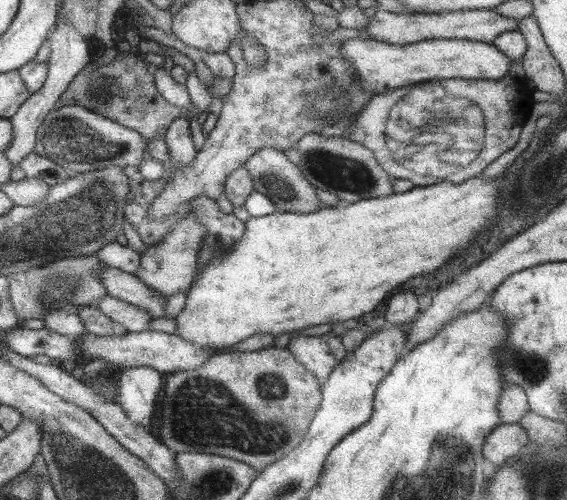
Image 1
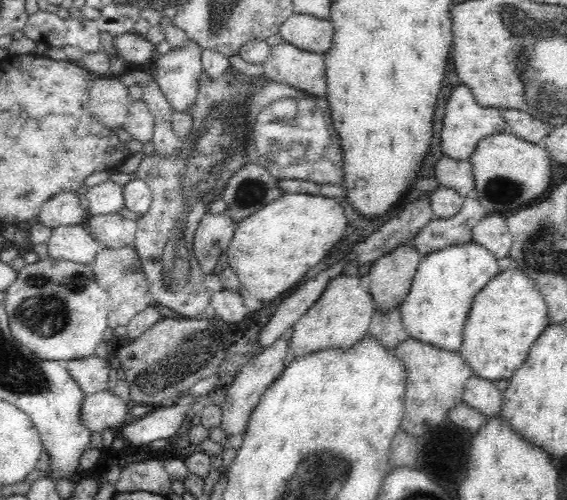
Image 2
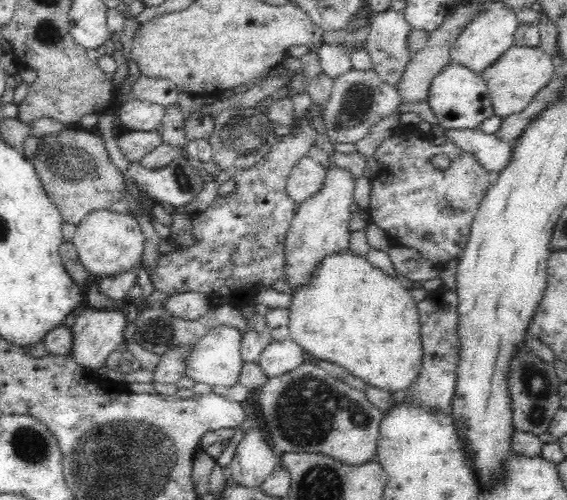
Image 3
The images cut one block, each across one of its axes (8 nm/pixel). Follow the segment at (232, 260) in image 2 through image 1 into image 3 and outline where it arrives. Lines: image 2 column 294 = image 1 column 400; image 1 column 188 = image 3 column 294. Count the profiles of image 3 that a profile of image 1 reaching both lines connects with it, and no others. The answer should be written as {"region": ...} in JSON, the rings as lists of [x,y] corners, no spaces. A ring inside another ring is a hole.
{"region":[[[348,251],[325,256],[311,281],[293,290],[291,295],[288,337],[301,346],[309,358],[338,363],[352,376],[394,395],[404,392],[416,380],[423,359],[417,303],[410,290],[402,287],[397,278],[373,266],[366,255]]]}

